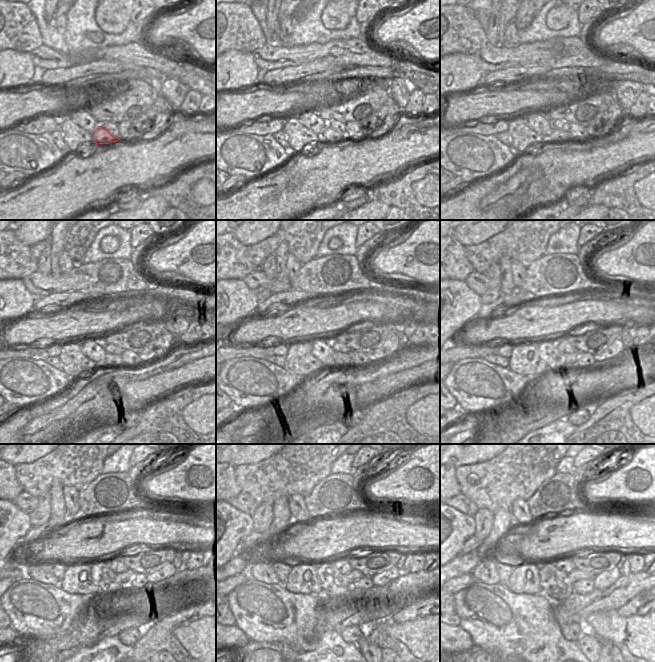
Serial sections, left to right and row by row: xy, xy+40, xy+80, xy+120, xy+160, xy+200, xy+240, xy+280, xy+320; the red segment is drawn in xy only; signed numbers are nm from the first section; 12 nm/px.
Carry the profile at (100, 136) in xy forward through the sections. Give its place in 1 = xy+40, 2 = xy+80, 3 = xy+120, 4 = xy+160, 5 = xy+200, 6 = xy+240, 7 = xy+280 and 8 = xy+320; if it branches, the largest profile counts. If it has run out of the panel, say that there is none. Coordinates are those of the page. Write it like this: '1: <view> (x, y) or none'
1: xy+40 (329, 135)
2: xy+80 (557, 135)
3: xy+120 (113, 360)
4: xy+160 (342, 359)
5: xy+200 (568, 360)
6: xy+240 (123, 579)
7: xy+280 (354, 575)
8: xy+320 (576, 575)

